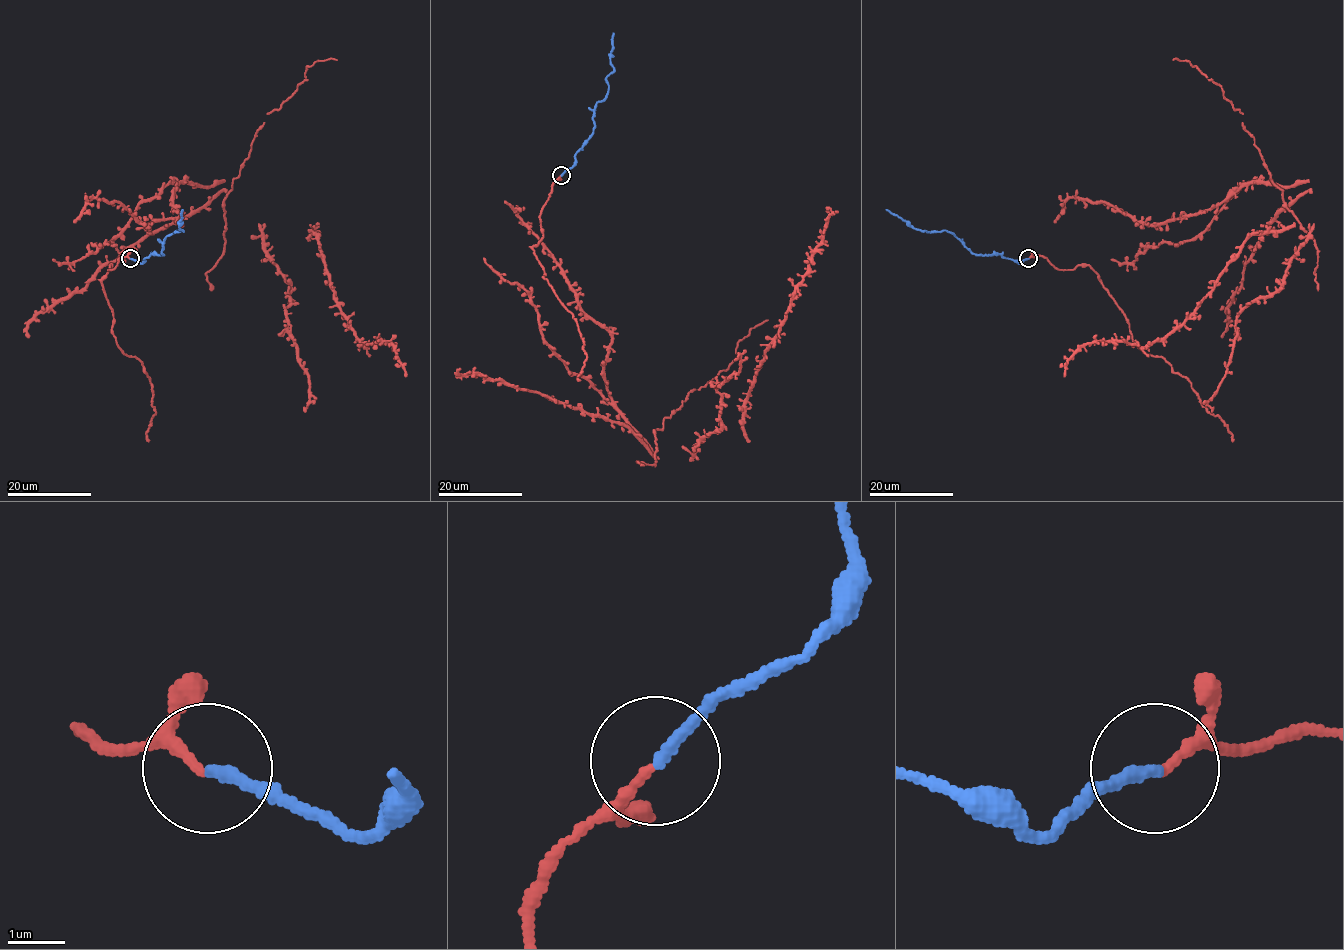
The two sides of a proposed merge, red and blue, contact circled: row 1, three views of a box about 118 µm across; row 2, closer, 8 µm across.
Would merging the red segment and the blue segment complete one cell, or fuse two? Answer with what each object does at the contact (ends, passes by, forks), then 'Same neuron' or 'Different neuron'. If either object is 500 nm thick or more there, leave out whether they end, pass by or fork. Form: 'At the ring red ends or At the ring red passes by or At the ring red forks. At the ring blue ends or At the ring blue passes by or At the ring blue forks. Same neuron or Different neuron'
At the ring red passes by. At the ring blue ends. Same neuron

